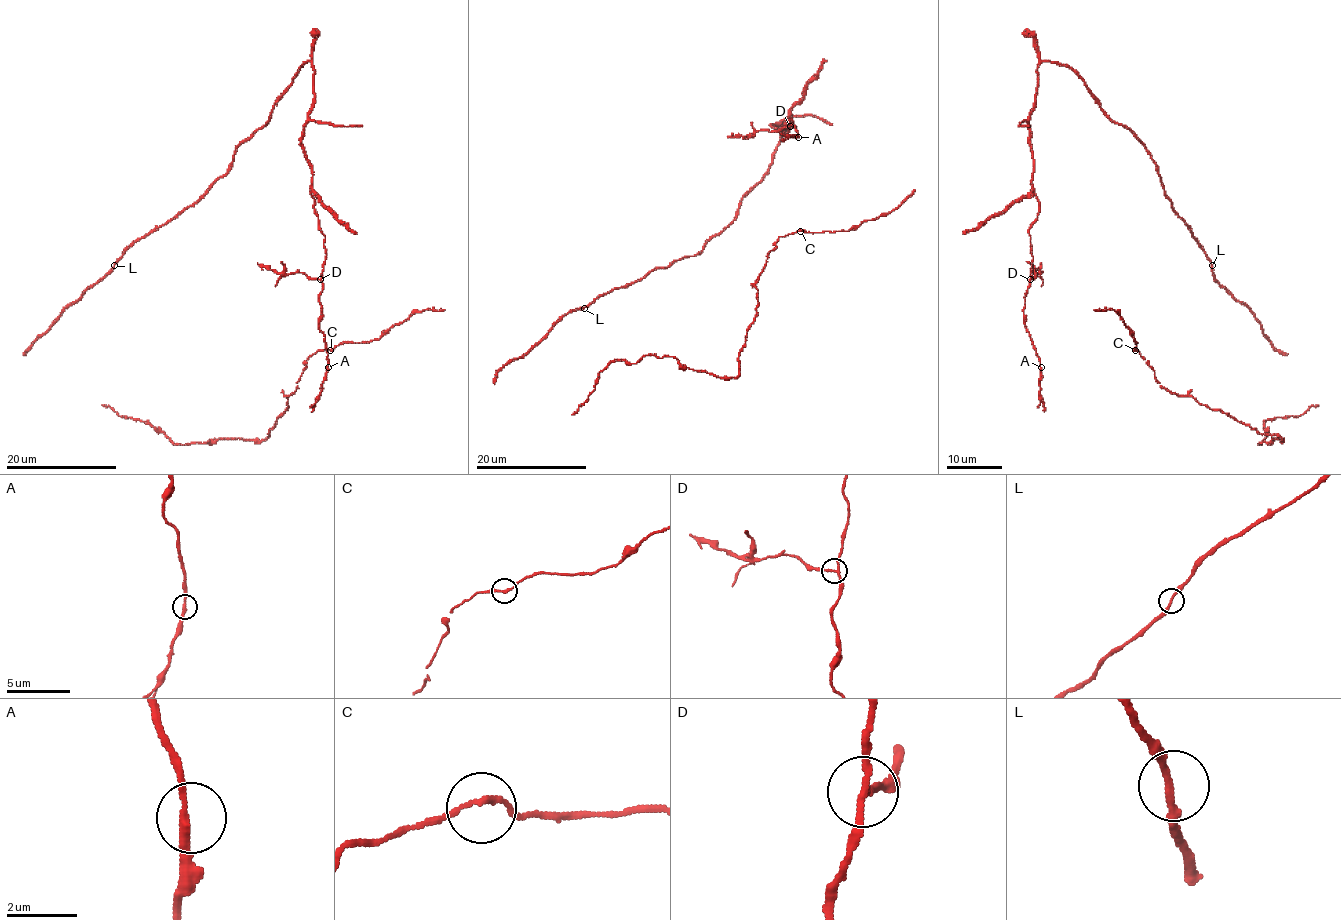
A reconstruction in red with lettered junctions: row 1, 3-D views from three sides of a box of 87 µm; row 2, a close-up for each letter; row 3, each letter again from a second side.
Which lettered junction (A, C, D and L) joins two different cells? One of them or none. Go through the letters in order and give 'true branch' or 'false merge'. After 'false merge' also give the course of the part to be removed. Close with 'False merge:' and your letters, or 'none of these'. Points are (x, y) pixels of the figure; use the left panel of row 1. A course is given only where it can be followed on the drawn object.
A: true branch
C: true branch
D: false merge; foreign part runs (319, 279), (311, 279), (301, 272), (279, 274), (257, 263)
L: true branch
False merge: D

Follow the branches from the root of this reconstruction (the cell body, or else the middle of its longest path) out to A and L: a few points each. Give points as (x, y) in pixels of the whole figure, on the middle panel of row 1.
A: (788, 128), (791, 125), (796, 128), (792, 126), (791, 119), (798, 137)
L: (788, 128), (784, 134), (771, 126), (784, 132), (773, 163), (736, 217), (700, 252), (584, 308)

